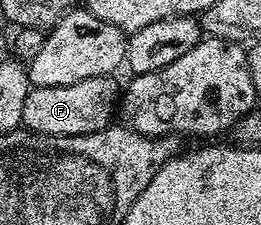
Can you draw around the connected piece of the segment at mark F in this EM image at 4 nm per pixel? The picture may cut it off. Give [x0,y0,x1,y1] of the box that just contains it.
[21,76,119,136]

